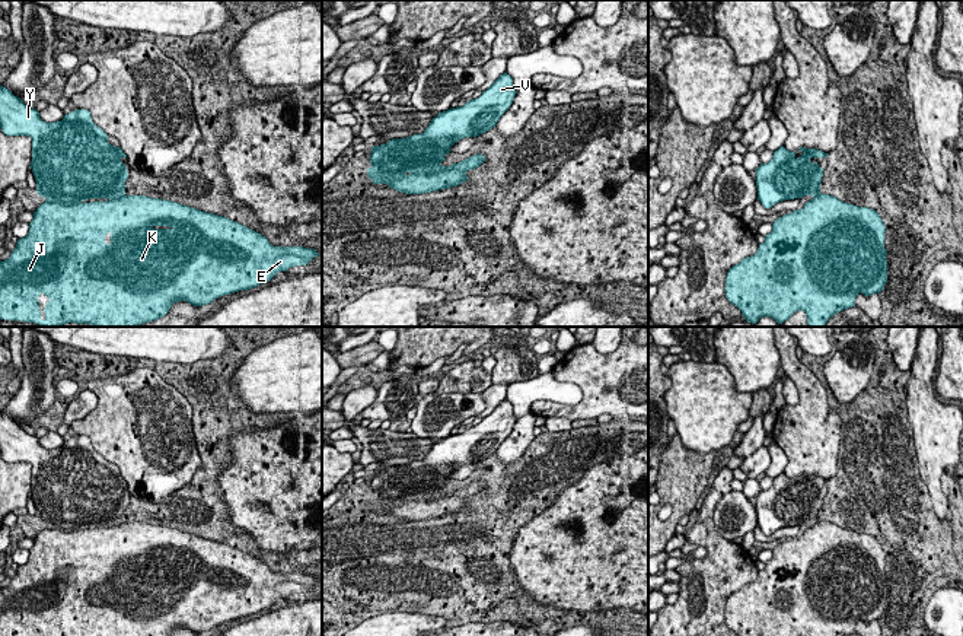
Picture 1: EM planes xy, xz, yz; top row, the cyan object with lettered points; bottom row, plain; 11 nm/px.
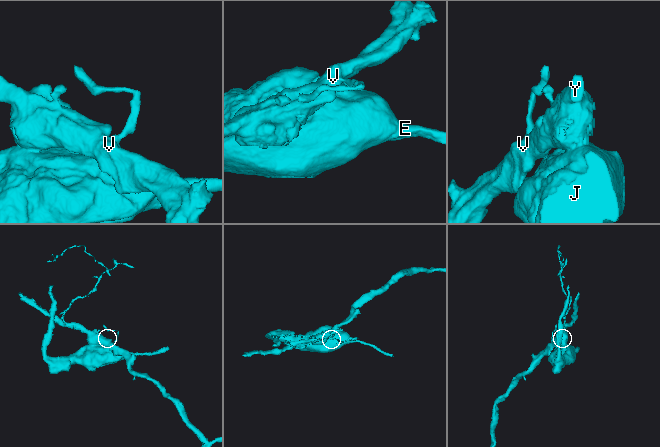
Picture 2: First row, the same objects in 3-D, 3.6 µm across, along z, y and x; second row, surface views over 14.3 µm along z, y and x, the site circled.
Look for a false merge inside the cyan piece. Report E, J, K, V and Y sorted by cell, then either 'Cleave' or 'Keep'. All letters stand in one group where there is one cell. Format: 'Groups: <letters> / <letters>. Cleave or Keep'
Groups: E J K / V Y. Cleave

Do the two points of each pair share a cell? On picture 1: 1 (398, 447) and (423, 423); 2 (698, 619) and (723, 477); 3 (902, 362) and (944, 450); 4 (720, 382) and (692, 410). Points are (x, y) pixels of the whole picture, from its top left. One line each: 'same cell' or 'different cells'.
1: different cells
2: same cell
3: different cells
4: same cell

